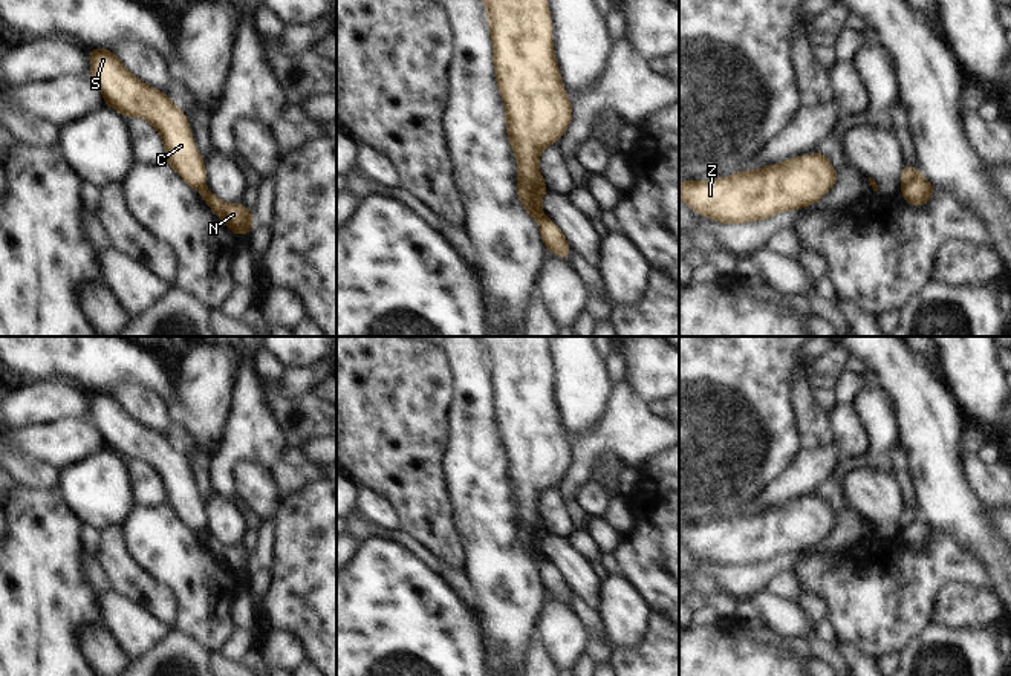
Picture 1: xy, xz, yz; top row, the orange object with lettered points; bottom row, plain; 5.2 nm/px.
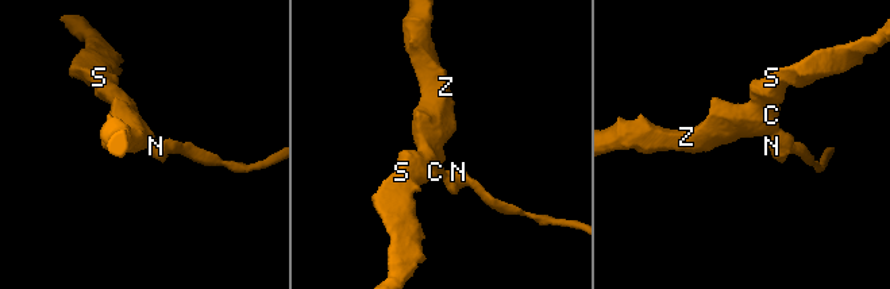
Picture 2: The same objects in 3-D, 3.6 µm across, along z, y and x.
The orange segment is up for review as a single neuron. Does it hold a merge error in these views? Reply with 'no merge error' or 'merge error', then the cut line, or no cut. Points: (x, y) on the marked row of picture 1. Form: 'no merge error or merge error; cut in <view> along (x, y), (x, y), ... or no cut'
merge error; cut in yz along (919, 173), (903, 185)

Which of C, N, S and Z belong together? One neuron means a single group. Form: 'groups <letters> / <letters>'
groups C S Z / N

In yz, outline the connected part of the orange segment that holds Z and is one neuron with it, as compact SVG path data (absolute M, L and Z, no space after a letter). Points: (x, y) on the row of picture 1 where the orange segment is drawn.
M824 153L791 158L754 171L714 180L684 180L679 199L719 223L765 220L818 202L838 180Z

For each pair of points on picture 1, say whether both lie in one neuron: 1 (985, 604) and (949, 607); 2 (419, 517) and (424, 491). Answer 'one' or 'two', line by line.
1: one
2: one

